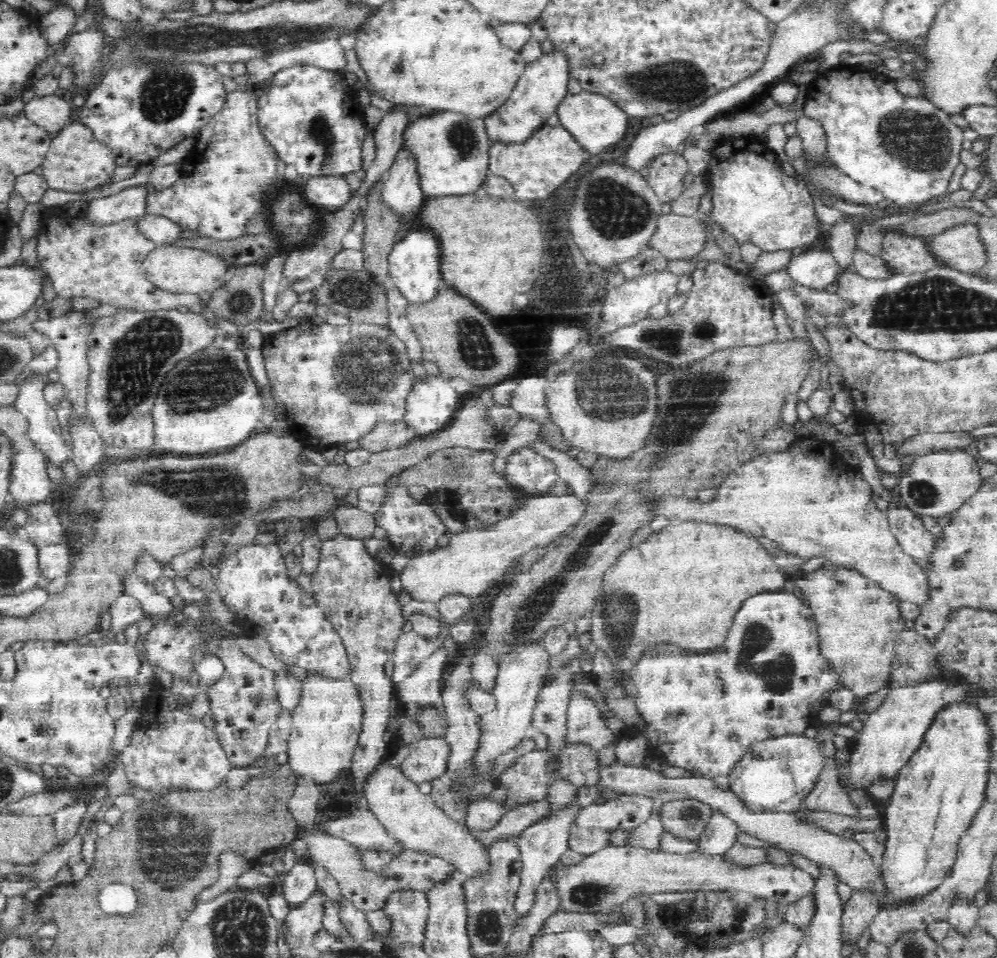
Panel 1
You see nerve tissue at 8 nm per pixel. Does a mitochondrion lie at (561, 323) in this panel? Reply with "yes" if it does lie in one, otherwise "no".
no

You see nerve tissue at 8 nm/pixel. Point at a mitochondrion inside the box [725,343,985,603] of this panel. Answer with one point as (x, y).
(923, 494)

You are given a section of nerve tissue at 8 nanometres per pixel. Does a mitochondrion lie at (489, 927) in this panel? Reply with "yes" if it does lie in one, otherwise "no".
yes

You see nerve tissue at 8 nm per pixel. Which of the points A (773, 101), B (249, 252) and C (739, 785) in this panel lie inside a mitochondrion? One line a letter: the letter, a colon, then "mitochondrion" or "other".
A: other
B: other
C: other

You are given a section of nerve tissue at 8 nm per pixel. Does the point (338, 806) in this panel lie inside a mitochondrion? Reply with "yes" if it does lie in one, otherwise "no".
no

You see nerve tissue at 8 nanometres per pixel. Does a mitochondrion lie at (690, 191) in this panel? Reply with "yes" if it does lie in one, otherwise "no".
no

